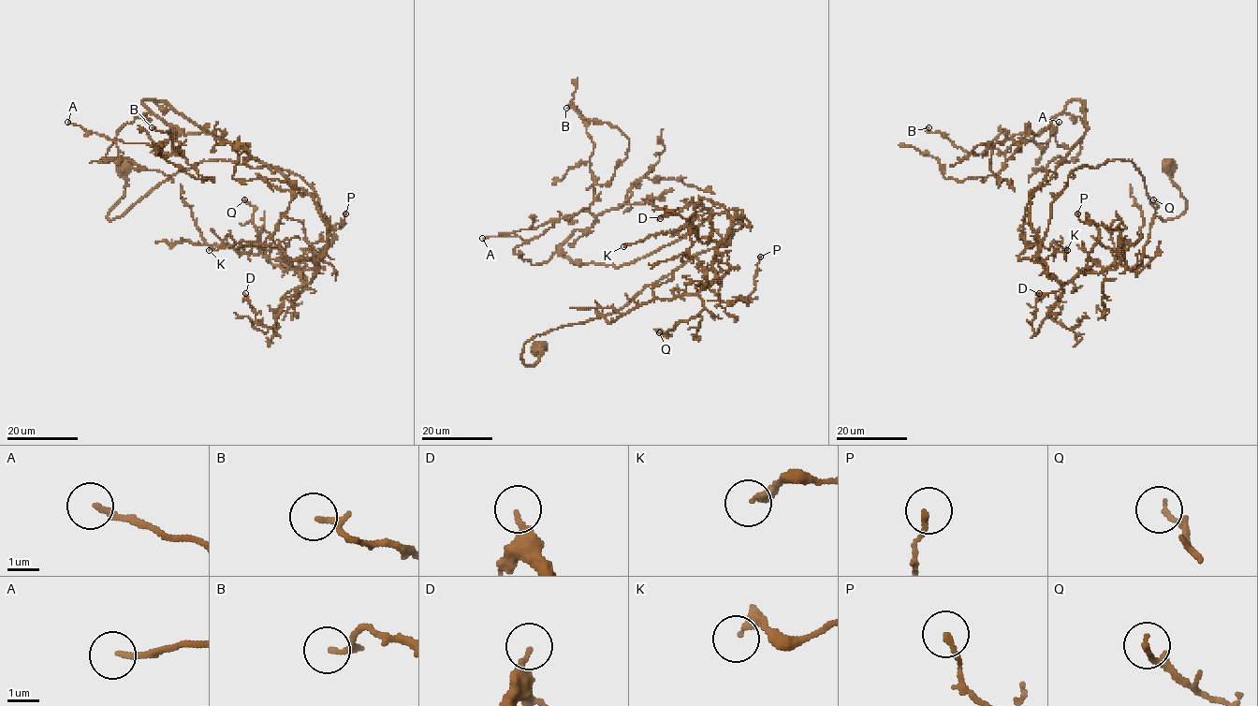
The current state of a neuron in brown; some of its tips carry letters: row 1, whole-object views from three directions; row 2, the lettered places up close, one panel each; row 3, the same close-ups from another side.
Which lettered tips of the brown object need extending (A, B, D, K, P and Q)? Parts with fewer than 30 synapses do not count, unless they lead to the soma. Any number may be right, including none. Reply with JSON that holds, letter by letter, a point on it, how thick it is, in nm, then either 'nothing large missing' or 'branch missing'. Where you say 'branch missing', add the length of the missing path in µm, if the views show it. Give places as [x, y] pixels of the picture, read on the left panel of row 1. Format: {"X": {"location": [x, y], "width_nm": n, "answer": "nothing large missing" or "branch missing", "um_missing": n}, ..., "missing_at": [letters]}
{"A": {"location": [67, 122], "width_nm": 160, "answer": "branch missing", "um_missing": 35}, "B": {"location": [152, 127], "width_nm": 190, "answer": "nothing large missing"}, "D": {"location": [245, 293], "width_nm": 200, "answer": "nothing large missing"}, "K": {"location": [209, 250], "width_nm": 280, "answer": "nothing large missing"}, "P": {"location": [345, 213], "width_nm": 140, "answer": "nothing large missing"}, "Q": {"location": [244, 199], "width_nm": 150, "answer": "nothing large missing"}, "missing_at": ["A"]}

